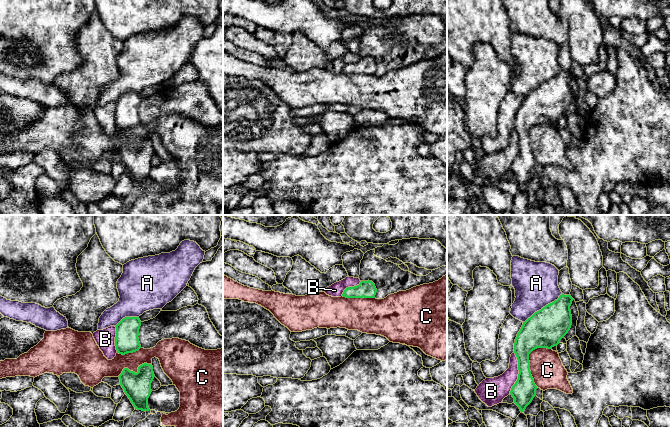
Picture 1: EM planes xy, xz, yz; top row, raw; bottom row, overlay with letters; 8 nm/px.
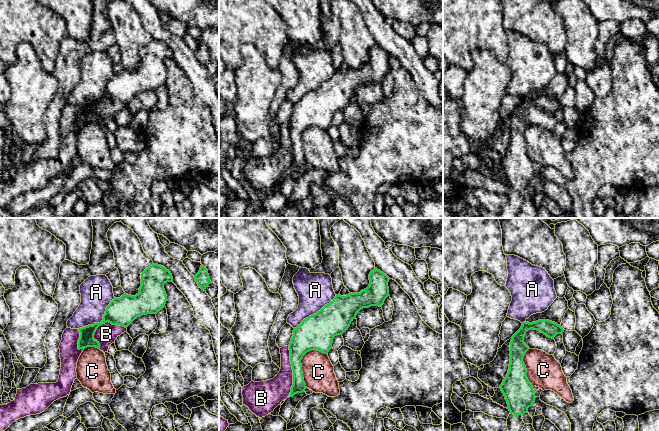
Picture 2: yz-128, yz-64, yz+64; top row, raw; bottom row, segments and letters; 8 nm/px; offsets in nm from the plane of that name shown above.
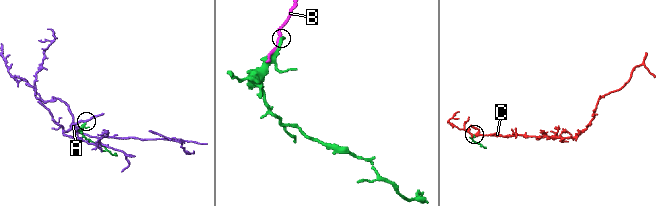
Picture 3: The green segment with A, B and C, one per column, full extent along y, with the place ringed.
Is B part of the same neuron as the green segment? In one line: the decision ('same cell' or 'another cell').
another cell

